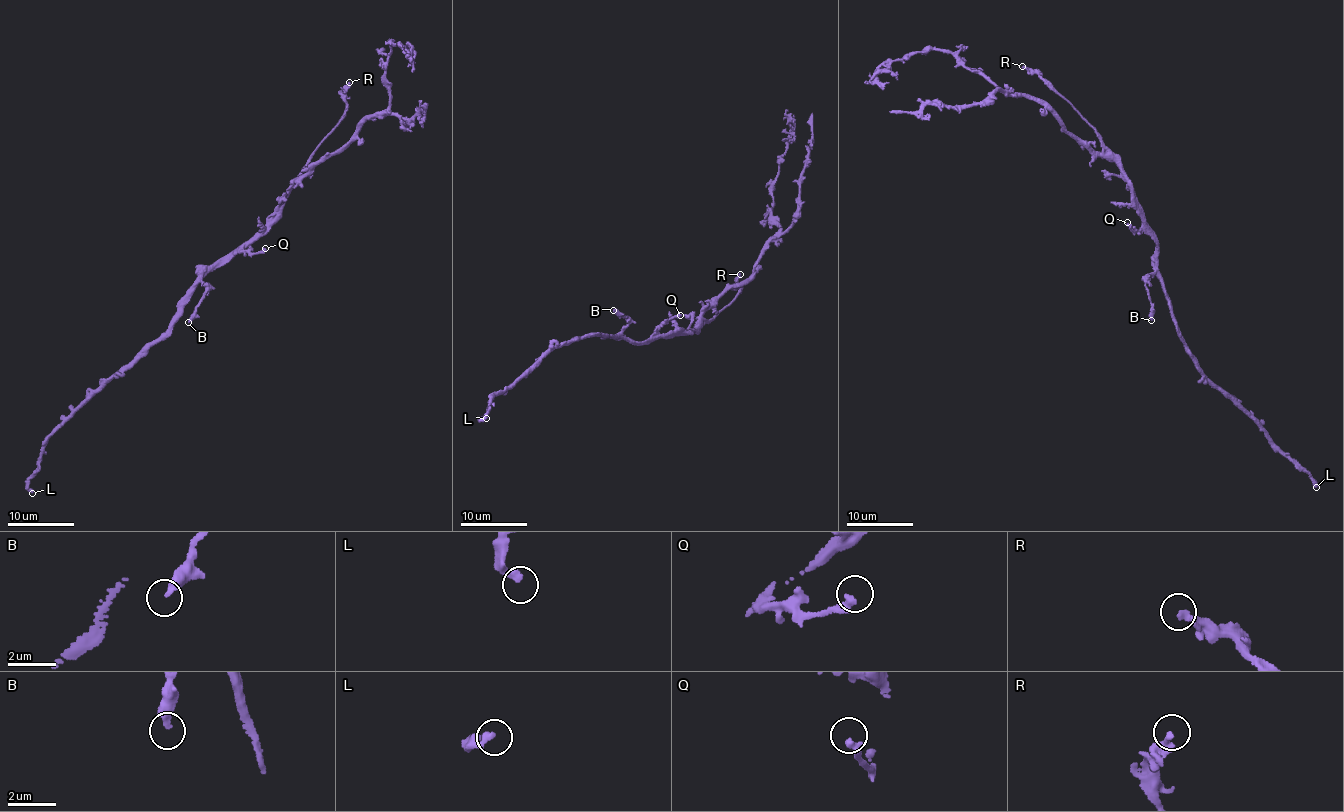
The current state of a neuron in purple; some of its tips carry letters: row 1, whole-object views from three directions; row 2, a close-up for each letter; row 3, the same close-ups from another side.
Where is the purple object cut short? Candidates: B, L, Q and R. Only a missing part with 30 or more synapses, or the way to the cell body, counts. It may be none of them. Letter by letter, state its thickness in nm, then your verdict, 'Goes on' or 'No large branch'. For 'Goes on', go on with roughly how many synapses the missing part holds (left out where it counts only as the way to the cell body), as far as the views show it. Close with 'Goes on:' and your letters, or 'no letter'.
B: Thickness 280 nm. No large branch
L: Thickness 300 nm. No large branch
Q: Thickness 320 nm. No large branch
R: Thickness 240 nm. No large branch
Goes on: no letter

